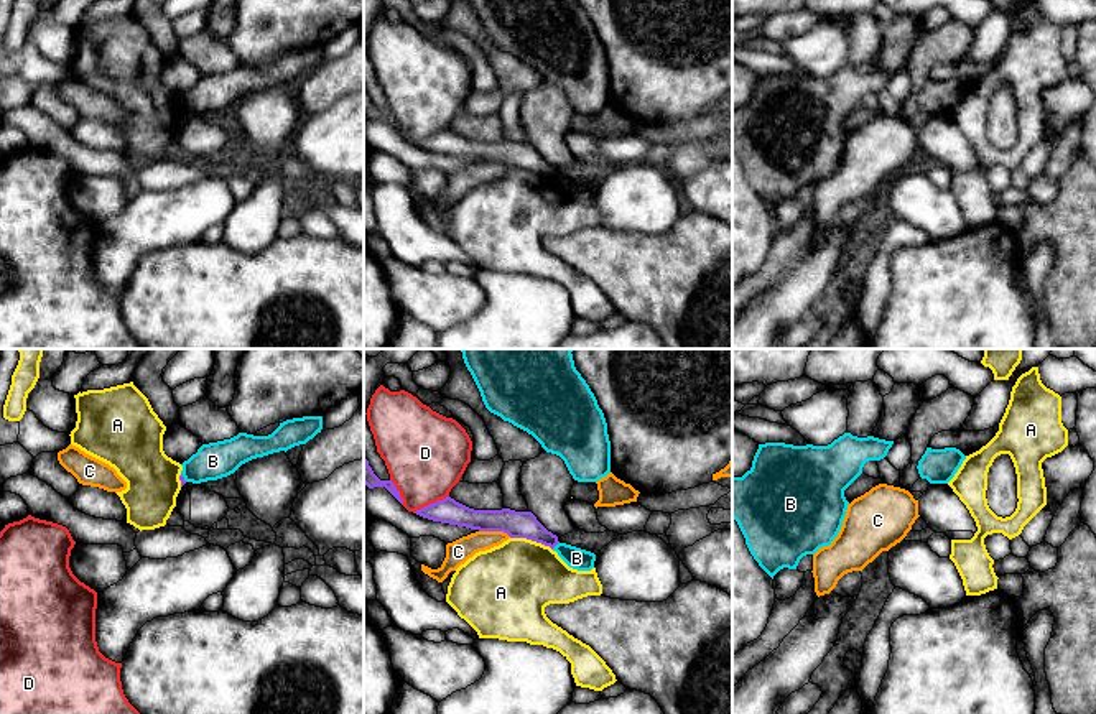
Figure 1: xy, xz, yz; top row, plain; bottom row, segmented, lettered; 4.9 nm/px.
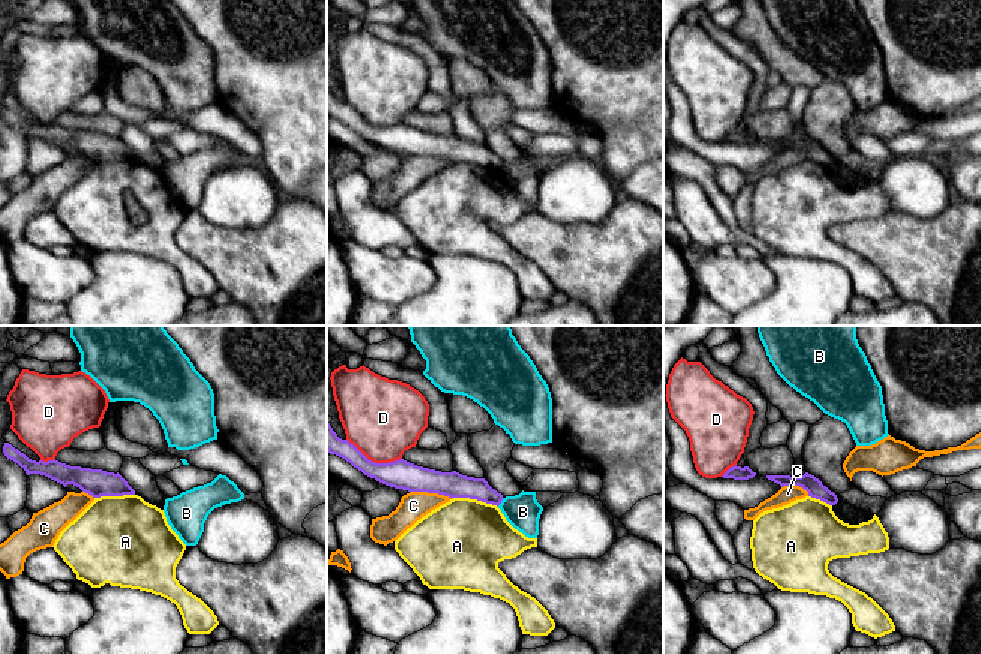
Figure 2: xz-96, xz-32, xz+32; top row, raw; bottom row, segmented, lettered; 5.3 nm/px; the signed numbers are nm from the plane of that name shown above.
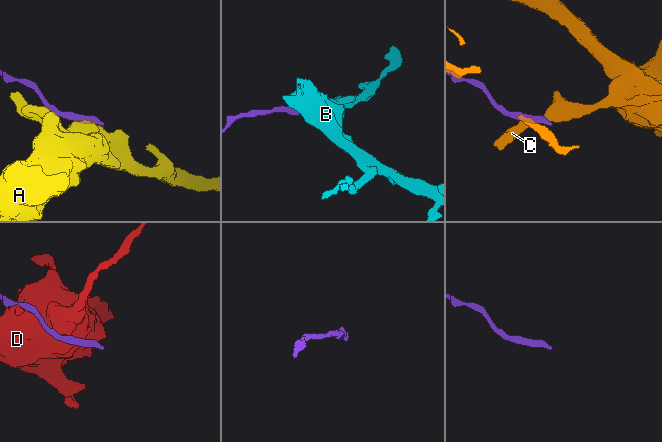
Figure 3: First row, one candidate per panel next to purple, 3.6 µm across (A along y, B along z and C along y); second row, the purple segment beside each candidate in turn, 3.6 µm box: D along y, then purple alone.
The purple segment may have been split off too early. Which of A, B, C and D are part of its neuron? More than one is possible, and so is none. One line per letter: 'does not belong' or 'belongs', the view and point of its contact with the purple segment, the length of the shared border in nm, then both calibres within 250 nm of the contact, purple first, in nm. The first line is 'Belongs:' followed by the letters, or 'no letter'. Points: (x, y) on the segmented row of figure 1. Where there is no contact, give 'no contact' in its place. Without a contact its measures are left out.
Belongs: no letter
A: does not belong; contact xz (532, 540); length 220 nm; calibres 130 and 400 nm
B: does not belong; contact xz (555, 545); length 50 nm; calibres 130 and 110 nm
C: does not belong; contact xz (496, 530); length 160 nm; calibres 130 and 120 nm
D: does not belong; contact xz (430, 504); length 190 nm; calibres 120 and 400 nm

